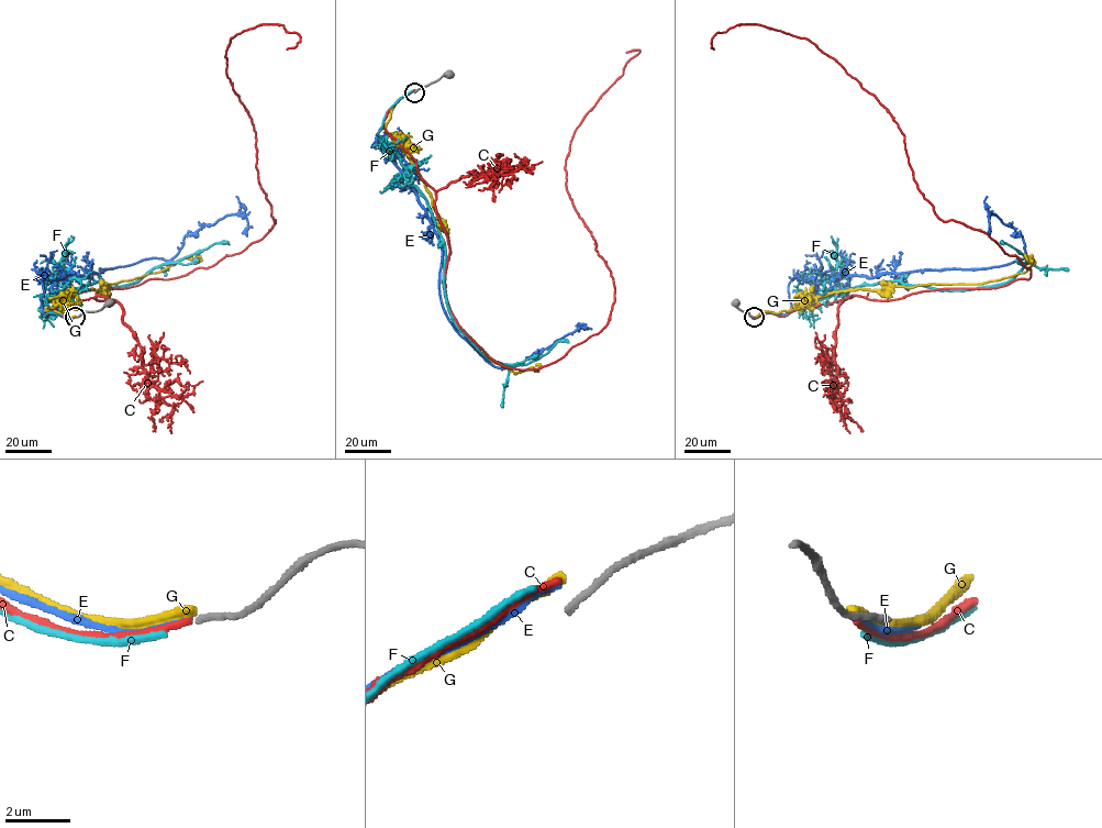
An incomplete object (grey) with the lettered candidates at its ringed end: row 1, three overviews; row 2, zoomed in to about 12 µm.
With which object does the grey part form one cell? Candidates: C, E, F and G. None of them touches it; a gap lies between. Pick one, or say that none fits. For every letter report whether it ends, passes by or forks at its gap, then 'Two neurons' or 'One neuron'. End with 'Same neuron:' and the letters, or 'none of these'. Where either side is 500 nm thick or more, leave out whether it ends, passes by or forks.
C: It ends there. Two neurons
E: It ends there. Two neurons
F: It ends there. Two neurons
G: It ends there. Two neurons
Same neuron: none of these

